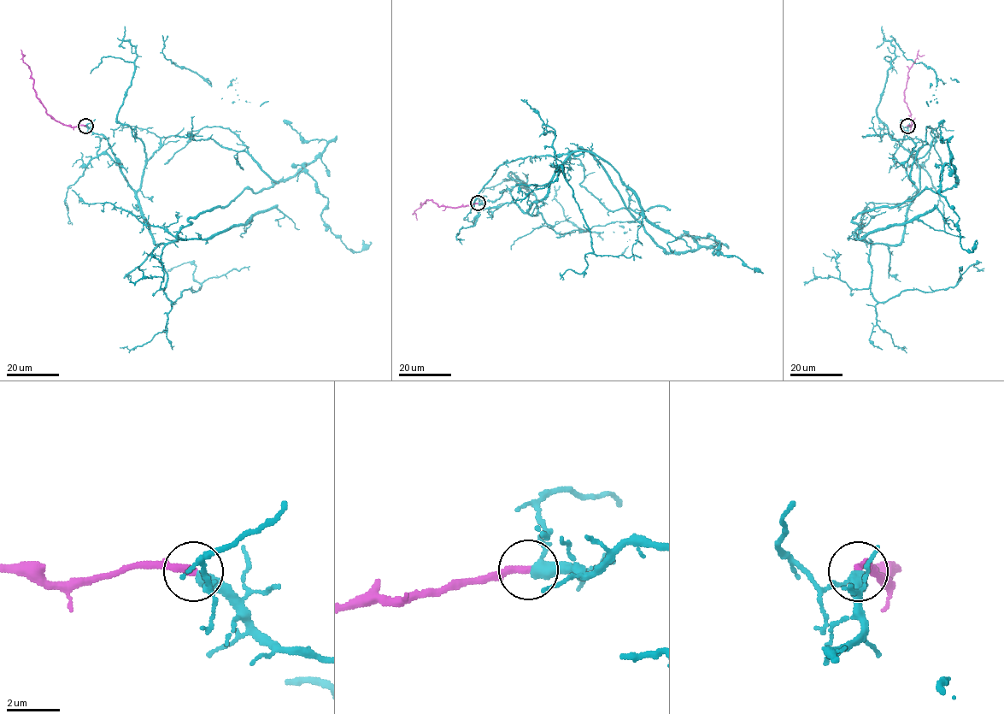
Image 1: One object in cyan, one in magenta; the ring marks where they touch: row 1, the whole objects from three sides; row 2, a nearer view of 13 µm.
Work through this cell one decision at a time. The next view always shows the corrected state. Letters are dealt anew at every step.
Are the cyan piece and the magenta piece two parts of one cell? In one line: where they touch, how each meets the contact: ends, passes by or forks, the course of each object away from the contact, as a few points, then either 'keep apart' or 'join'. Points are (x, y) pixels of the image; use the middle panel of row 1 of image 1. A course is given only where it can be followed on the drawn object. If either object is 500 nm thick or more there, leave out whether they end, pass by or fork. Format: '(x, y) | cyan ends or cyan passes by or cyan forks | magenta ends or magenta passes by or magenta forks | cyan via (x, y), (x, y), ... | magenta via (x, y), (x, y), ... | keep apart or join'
(478, 203) | cyan passes by | magenta ends | cyan via (478, 203), (507, 189), (526, 212), (579, 148), (666, 250), (694, 250), (713, 235), (713, 254), (761, 273) | magenta via (478, 203), (448, 207), (439, 206), (428, 200), (414, 210), (417, 220) | join

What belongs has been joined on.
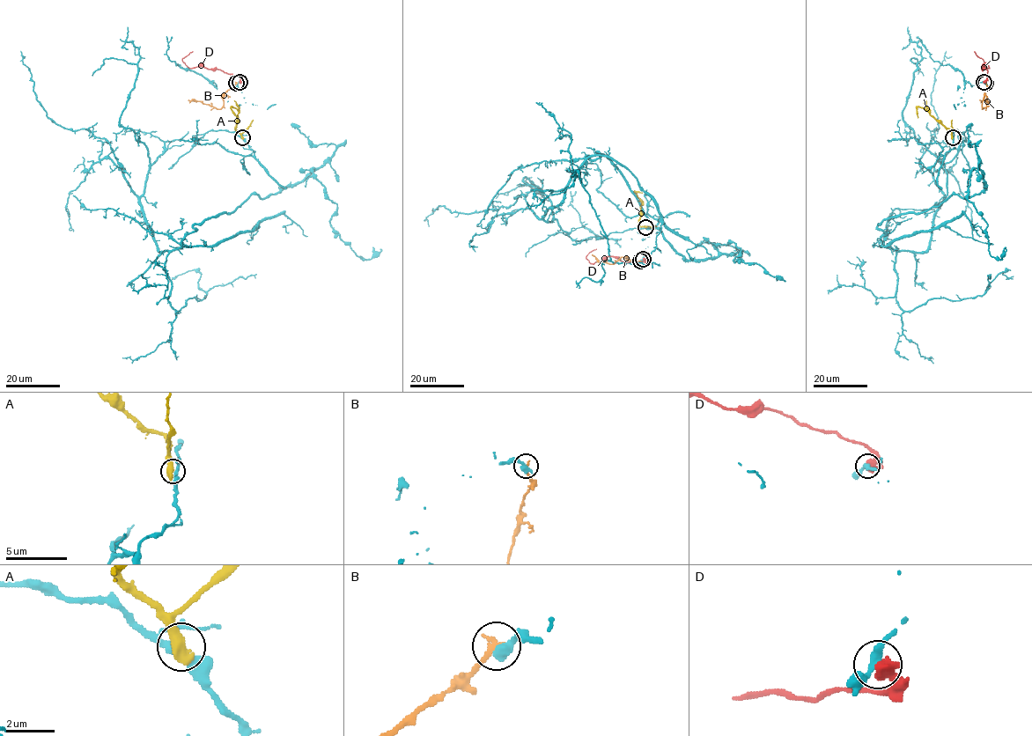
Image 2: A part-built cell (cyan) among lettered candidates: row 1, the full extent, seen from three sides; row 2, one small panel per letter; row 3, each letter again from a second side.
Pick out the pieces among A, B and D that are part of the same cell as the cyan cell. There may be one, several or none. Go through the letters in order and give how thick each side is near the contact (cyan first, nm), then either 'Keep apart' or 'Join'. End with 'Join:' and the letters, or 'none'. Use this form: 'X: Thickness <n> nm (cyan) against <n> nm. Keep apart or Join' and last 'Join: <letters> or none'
A: Thickness 300 nm (cyan) against 600 nm. Keep apart
B: Thickness 480 nm (cyan) against 240 nm. Keep apart
D: Thickness 320 nm (cyan) against 600 nm. Keep apart
Join: none

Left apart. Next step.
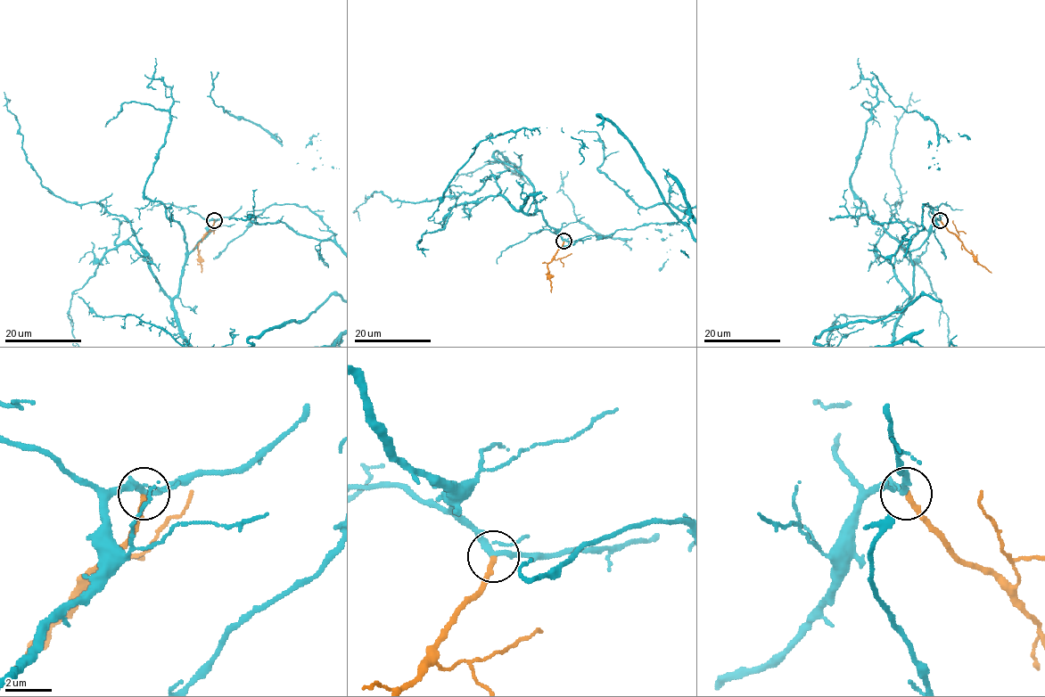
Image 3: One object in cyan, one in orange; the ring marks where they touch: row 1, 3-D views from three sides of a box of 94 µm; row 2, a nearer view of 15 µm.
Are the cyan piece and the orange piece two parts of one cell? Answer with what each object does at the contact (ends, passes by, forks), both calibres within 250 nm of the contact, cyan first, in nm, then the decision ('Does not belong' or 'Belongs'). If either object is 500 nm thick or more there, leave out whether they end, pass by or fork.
At the ring cyan forks. At the ring orange ends. Thickness 190 nm (cyan) against 240 nm. Belongs

